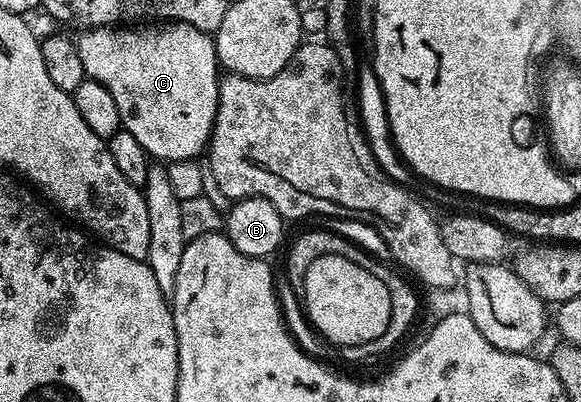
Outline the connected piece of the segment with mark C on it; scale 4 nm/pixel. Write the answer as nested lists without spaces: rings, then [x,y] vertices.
[[[186,22],[149,24],[144,28],[85,28],[76,35],[77,51],[86,75],[102,82],[119,104],[123,128],[143,144],[150,159],[165,164],[197,160],[206,153],[217,120],[221,78],[217,48],[208,33]]]

